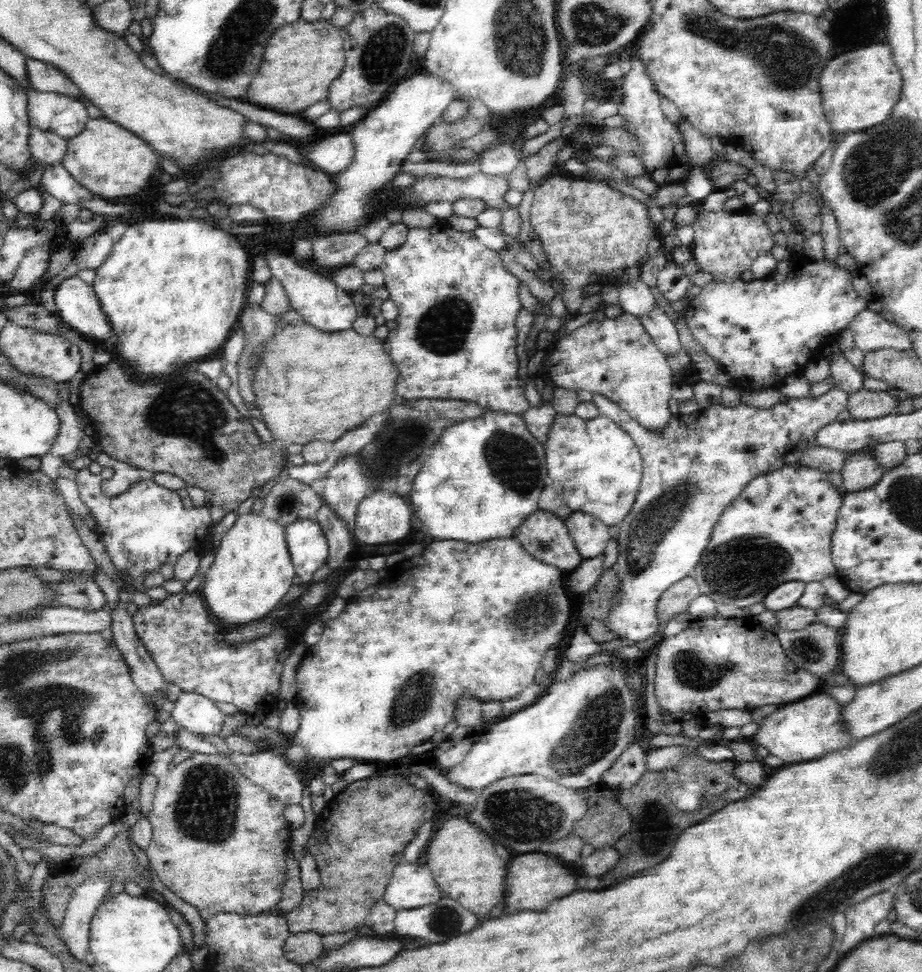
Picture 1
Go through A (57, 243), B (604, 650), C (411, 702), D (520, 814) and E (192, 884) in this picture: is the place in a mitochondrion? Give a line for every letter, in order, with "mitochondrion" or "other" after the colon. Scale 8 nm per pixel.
A: other
B: other
C: mitochondrion
D: mitochondrion
E: other

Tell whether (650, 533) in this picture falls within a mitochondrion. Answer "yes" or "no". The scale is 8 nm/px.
yes

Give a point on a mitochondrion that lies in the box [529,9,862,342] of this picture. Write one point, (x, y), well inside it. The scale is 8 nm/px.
(787, 58)

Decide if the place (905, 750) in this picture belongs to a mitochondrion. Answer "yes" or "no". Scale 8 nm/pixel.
yes

